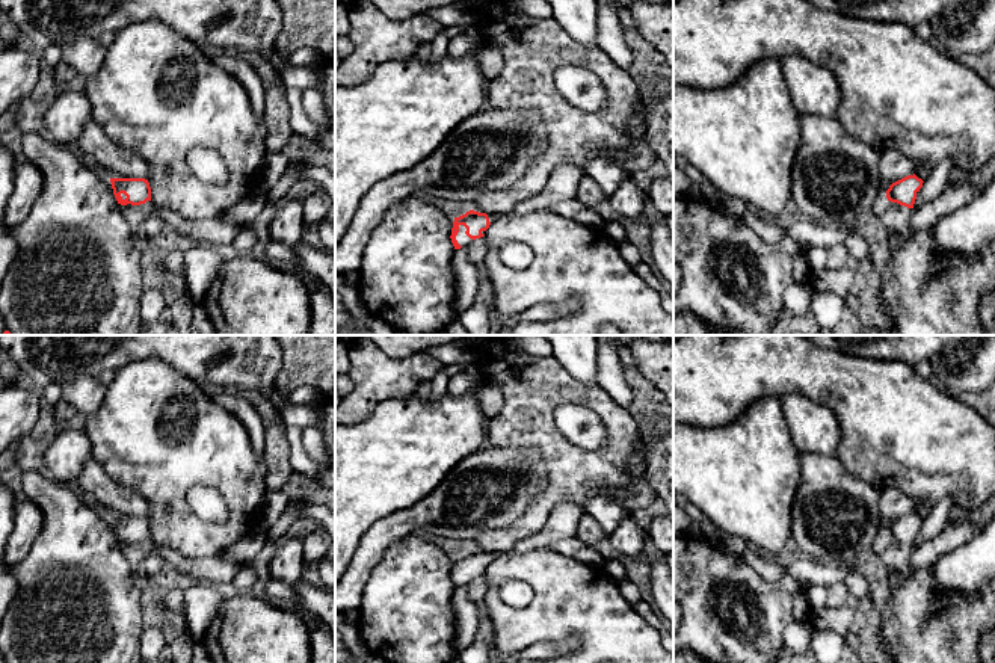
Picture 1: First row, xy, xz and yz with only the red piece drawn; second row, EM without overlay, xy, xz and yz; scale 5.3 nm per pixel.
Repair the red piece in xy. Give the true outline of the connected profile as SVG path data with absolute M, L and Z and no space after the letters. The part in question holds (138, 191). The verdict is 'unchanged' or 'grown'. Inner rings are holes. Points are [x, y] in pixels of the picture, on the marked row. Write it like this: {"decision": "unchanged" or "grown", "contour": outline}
{"decision": "grown", "contour": "M110 178L113 195L134 236L151 216L151 187L145 178Z"}

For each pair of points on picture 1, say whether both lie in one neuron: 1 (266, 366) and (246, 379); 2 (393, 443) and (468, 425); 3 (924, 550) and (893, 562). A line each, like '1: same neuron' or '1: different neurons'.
1: same neuron
2: same neuron
3: different neurons

